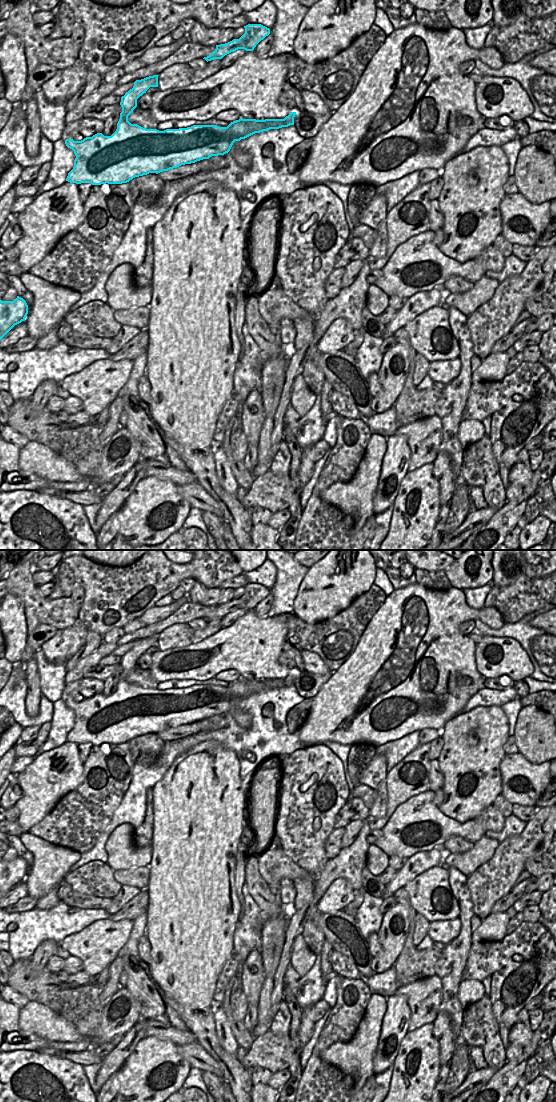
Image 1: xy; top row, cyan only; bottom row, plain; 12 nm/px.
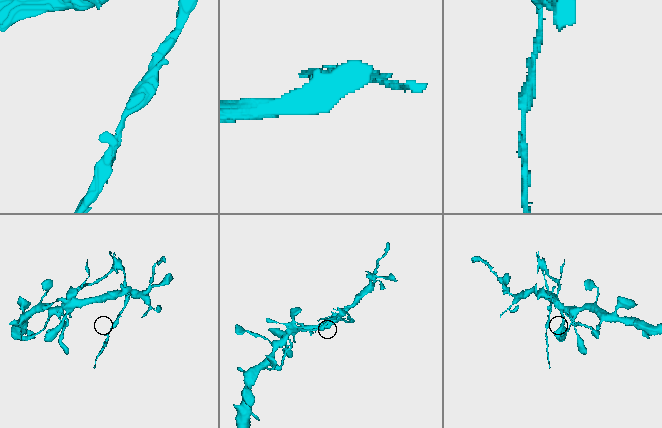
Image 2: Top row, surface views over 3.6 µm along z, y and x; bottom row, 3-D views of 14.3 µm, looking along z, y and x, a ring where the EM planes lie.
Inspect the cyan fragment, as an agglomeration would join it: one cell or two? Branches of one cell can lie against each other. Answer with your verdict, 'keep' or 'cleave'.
cleave

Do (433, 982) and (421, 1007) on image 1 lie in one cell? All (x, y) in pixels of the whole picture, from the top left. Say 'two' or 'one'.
one

